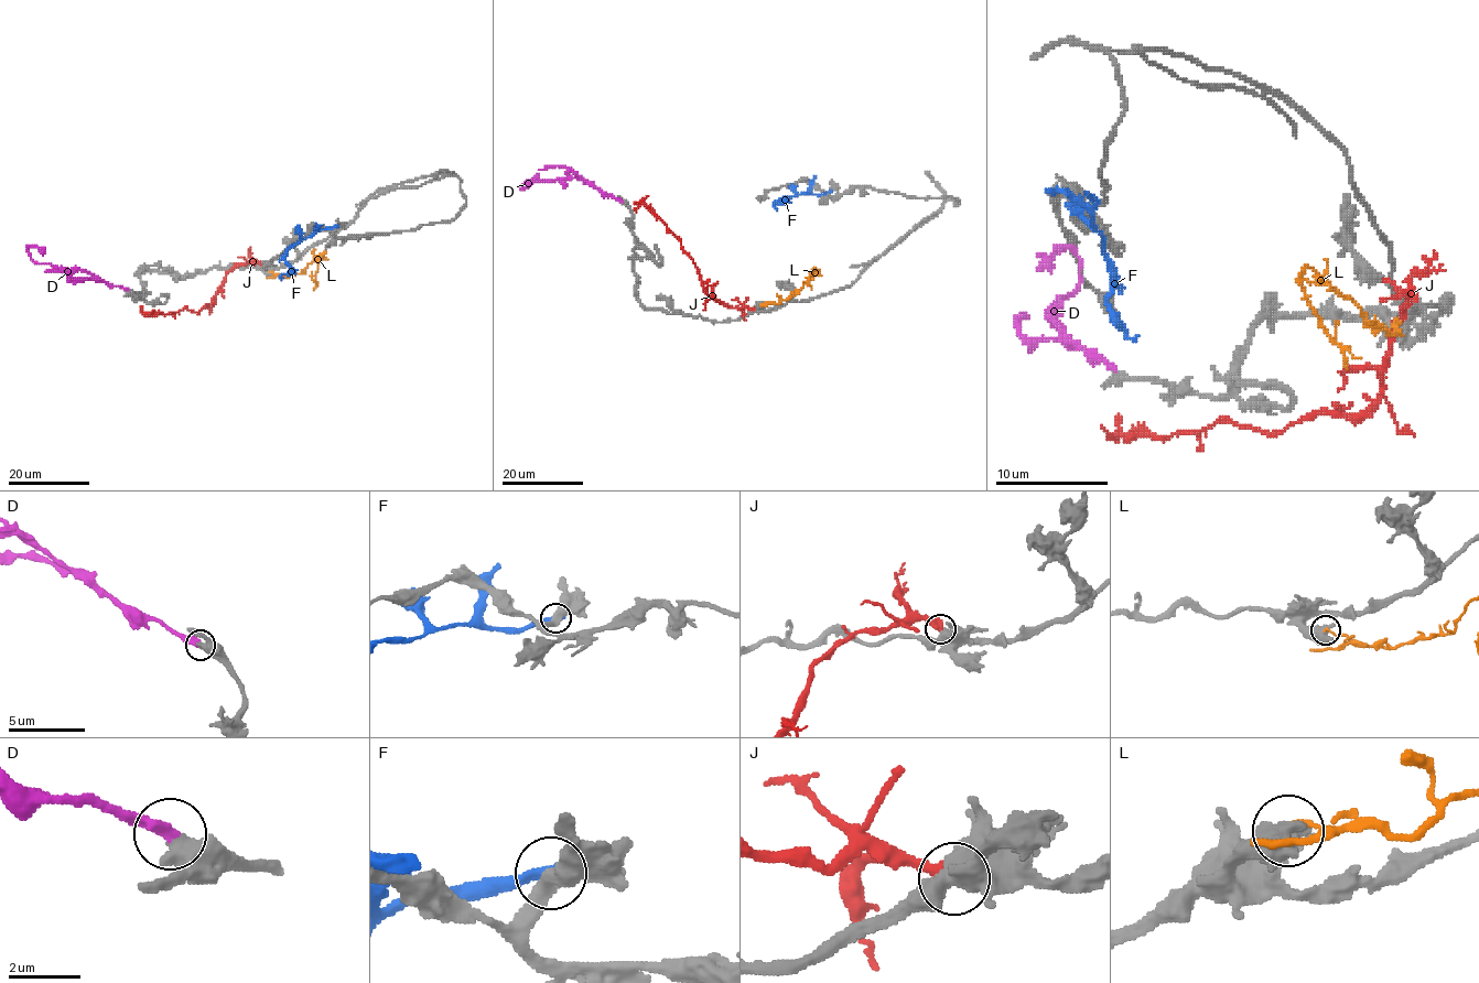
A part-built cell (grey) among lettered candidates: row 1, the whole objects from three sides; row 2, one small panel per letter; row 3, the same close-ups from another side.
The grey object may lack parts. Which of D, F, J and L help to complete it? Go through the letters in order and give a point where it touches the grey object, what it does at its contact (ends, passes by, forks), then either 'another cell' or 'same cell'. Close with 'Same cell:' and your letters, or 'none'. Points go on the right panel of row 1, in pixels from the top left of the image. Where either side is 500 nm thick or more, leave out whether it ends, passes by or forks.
D: contact (1115, 369); same cell
F: contact (1087, 193); it ends; another cell
J: contact (1416, 299); it ends; another cell
L: contact (1397, 321); another cell
Same cell: D

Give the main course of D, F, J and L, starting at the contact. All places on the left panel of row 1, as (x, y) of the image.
D: (128, 289), (109, 285), (83, 271), (36, 262), (27, 248), (36, 246), (43, 254)
F: (336, 226), (319, 228), (290, 248), (284, 257), (290, 270), (282, 277)
J: (260, 263), (236, 265), (226, 274), (224, 285), (211, 304), (200, 312), (186, 309), (148, 314), (143, 309)
L: (270, 272), (284, 276), (303, 273), (309, 263), (321, 257), (315, 276), (317, 285)

